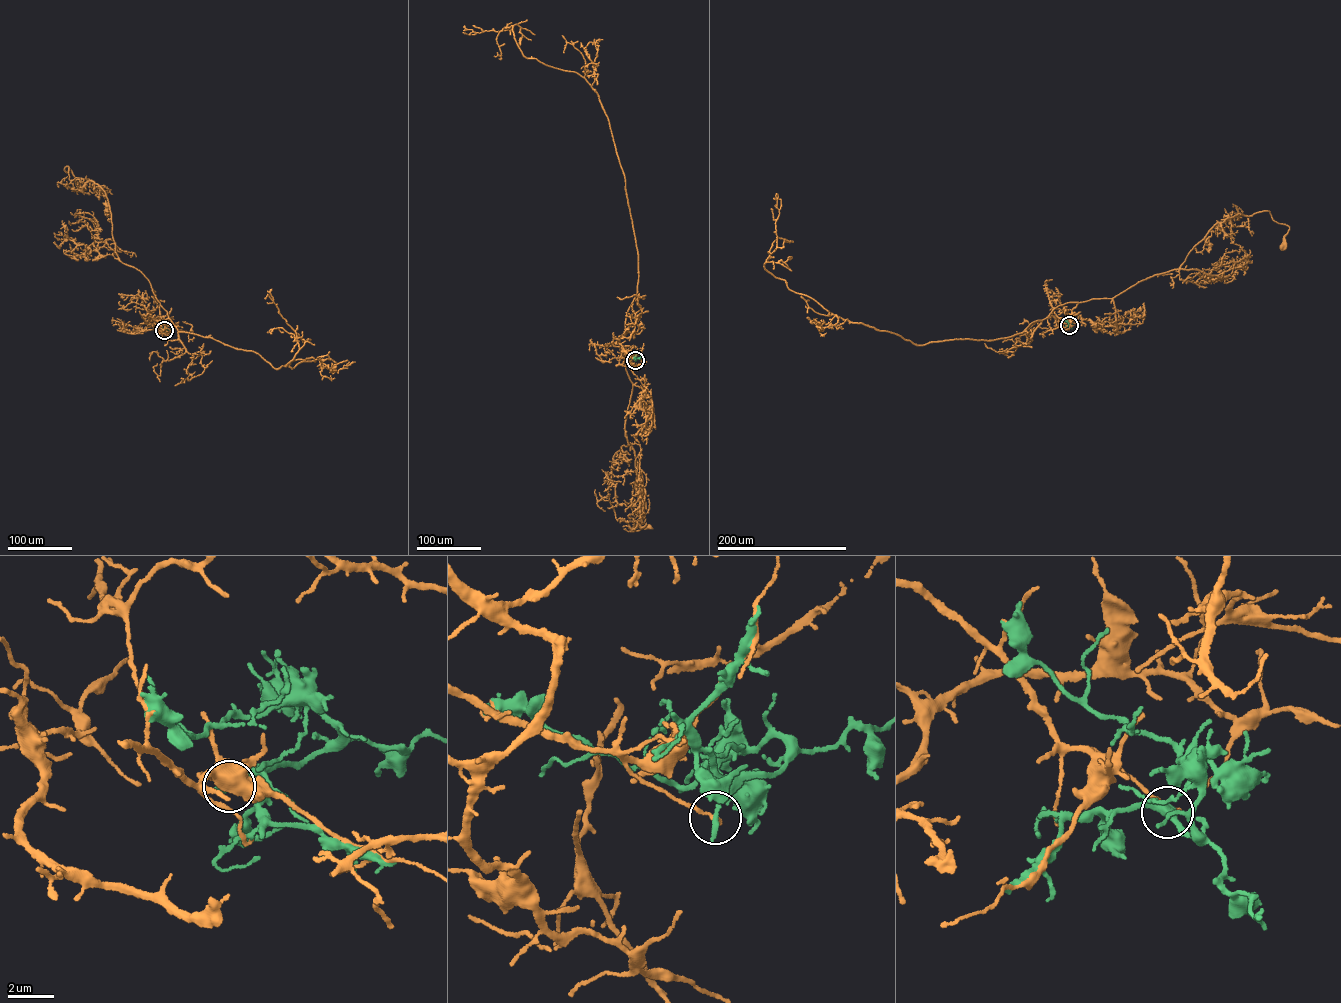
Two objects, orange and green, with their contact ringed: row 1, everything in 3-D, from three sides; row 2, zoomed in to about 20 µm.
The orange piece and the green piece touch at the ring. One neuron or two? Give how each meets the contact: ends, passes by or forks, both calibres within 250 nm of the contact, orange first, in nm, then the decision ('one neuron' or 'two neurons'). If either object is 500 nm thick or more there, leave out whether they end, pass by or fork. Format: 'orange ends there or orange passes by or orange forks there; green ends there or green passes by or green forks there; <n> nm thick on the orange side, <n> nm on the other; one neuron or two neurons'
orange ends there; green ends there; 180 nm thick on the orange side, 260 nm on the other; two neurons

